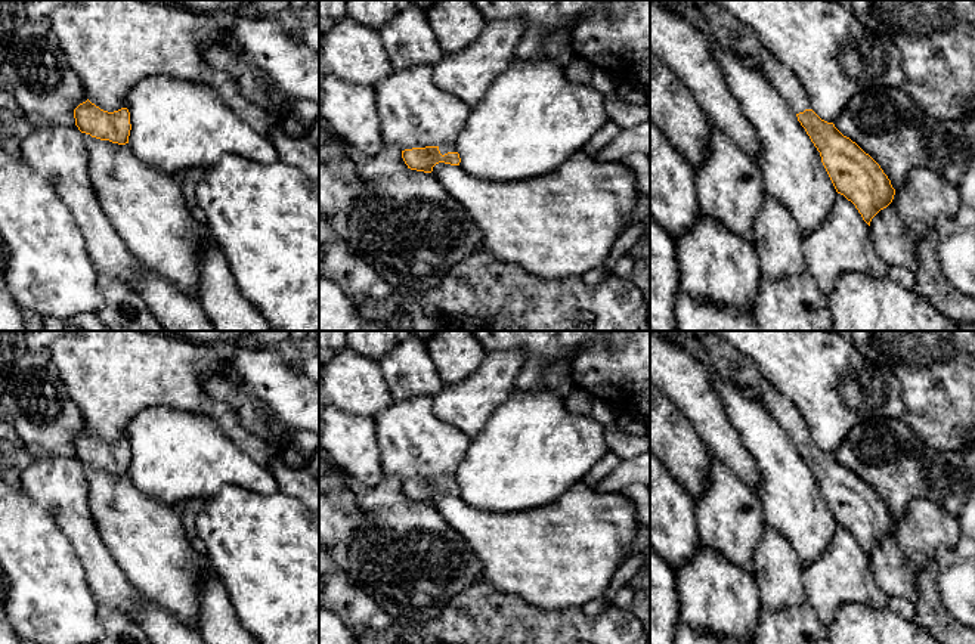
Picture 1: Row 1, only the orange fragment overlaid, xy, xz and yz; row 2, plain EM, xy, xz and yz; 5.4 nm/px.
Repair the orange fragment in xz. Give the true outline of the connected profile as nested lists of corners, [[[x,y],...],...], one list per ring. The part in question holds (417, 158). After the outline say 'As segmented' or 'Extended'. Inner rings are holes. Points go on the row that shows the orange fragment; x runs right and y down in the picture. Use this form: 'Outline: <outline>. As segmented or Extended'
Outline: [[[455,143],[405,149],[402,151],[402,158],[408,168],[424,173],[431,173],[439,162],[451,165],[459,165],[461,162]]]. Extended

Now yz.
Outline: [[[666,0],[674,6],[680,15],[696,27],[708,40],[716,40],[724,47],[730,47],[739,55],[752,56],[758,61],[762,68],[764,75],[770,83],[777,89],[781,97],[790,105],[793,112],[798,117],[798,121],[805,129],[811,142],[817,148],[821,157],[821,162],[836,189],[838,193],[844,195],[851,201],[863,220],[870,226],[872,219],[883,208],[886,208],[895,195],[895,189],[891,185],[891,180],[883,173],[880,165],[866,154],[855,142],[844,136],[833,123],[821,120],[812,109],[808,99],[808,95],[796,75],[780,62],[773,53],[770,53],[755,31],[739,21],[728,10],[714,3],[712,0]]]. Extended

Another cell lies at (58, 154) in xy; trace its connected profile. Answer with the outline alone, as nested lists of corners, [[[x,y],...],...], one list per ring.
[[[77,126],[34,127],[19,158],[37,171],[72,213],[98,272],[133,285],[140,261],[103,213],[89,176],[87,148]]]

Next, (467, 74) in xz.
[[[520,18],[488,22],[470,46],[443,53],[433,66],[434,84],[470,108],[477,105],[516,56],[524,31]]]

